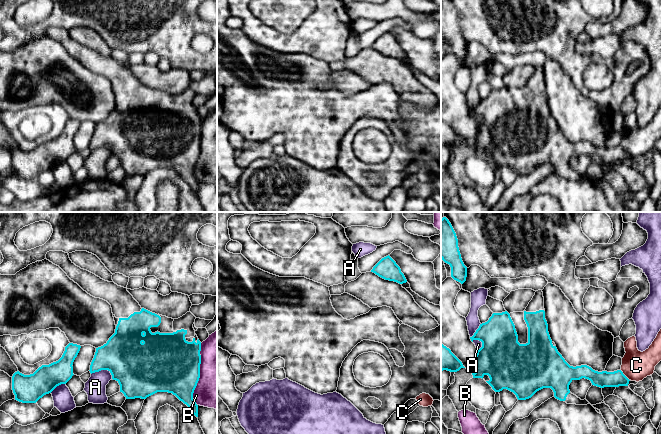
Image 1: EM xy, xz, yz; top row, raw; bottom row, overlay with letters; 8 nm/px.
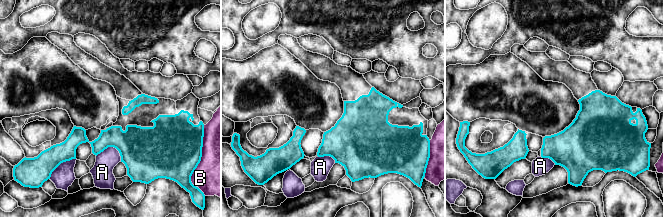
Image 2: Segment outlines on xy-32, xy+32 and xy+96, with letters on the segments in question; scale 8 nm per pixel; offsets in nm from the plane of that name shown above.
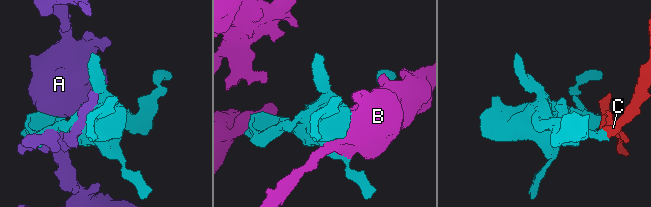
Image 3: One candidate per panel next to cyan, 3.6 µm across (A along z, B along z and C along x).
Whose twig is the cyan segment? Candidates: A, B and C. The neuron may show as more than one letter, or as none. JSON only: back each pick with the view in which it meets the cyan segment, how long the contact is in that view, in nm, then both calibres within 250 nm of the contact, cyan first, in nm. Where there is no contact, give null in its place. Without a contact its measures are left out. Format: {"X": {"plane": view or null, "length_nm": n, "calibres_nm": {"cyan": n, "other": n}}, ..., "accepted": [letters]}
{"accepted": []}

